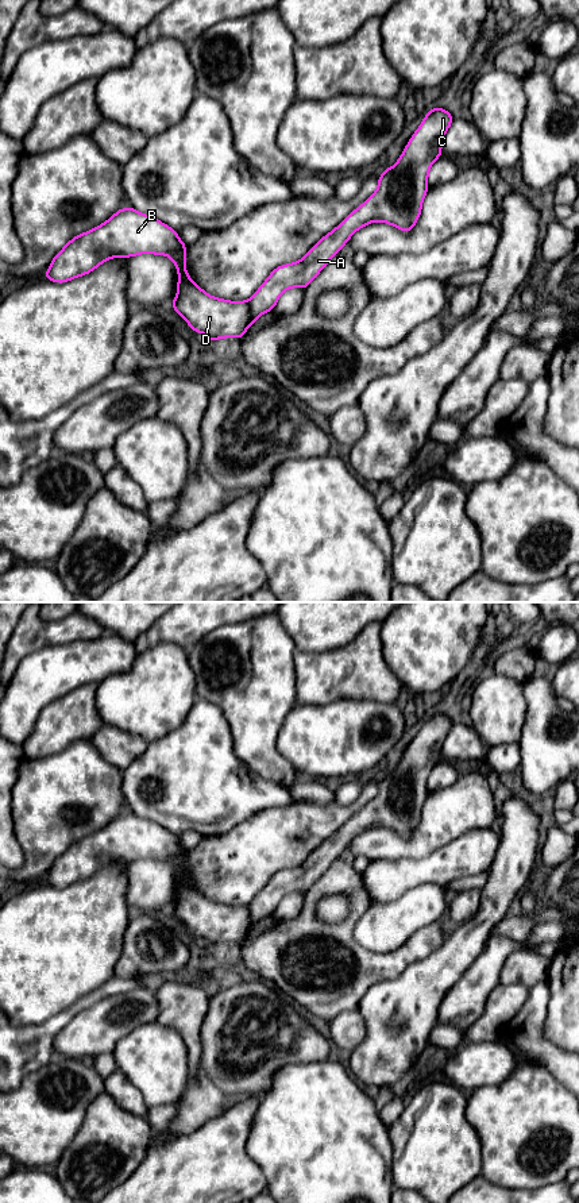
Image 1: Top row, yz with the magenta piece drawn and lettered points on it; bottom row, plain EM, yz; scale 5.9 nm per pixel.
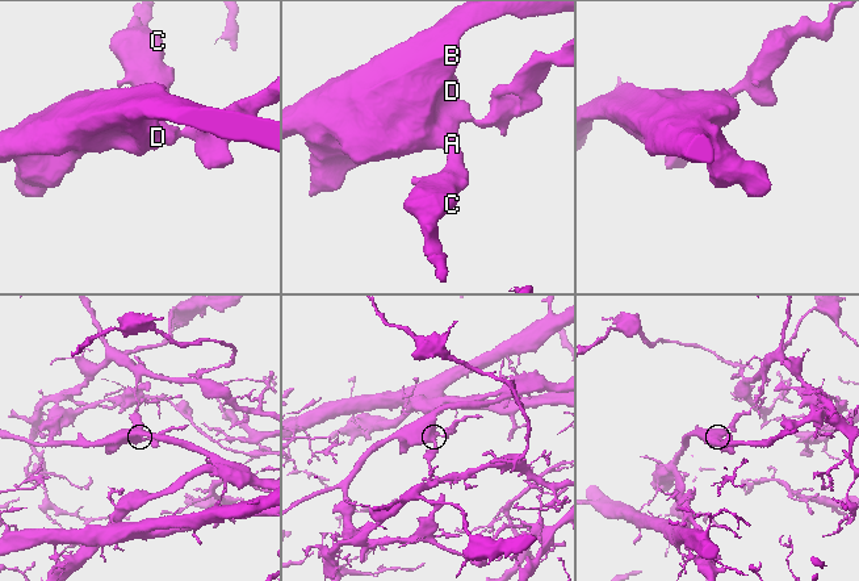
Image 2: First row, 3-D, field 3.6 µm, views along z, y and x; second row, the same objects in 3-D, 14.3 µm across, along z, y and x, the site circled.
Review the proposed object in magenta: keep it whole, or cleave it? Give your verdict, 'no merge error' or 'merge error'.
merge error

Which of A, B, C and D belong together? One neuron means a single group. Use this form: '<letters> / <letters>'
A C / B D

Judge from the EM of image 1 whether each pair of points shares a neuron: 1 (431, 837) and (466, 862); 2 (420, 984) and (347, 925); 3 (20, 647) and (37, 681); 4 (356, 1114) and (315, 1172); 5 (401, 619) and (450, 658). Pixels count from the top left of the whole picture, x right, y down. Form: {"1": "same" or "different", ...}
{"1": "different", "2": "different", "3": "different", "4": "same", "5": "same"}

